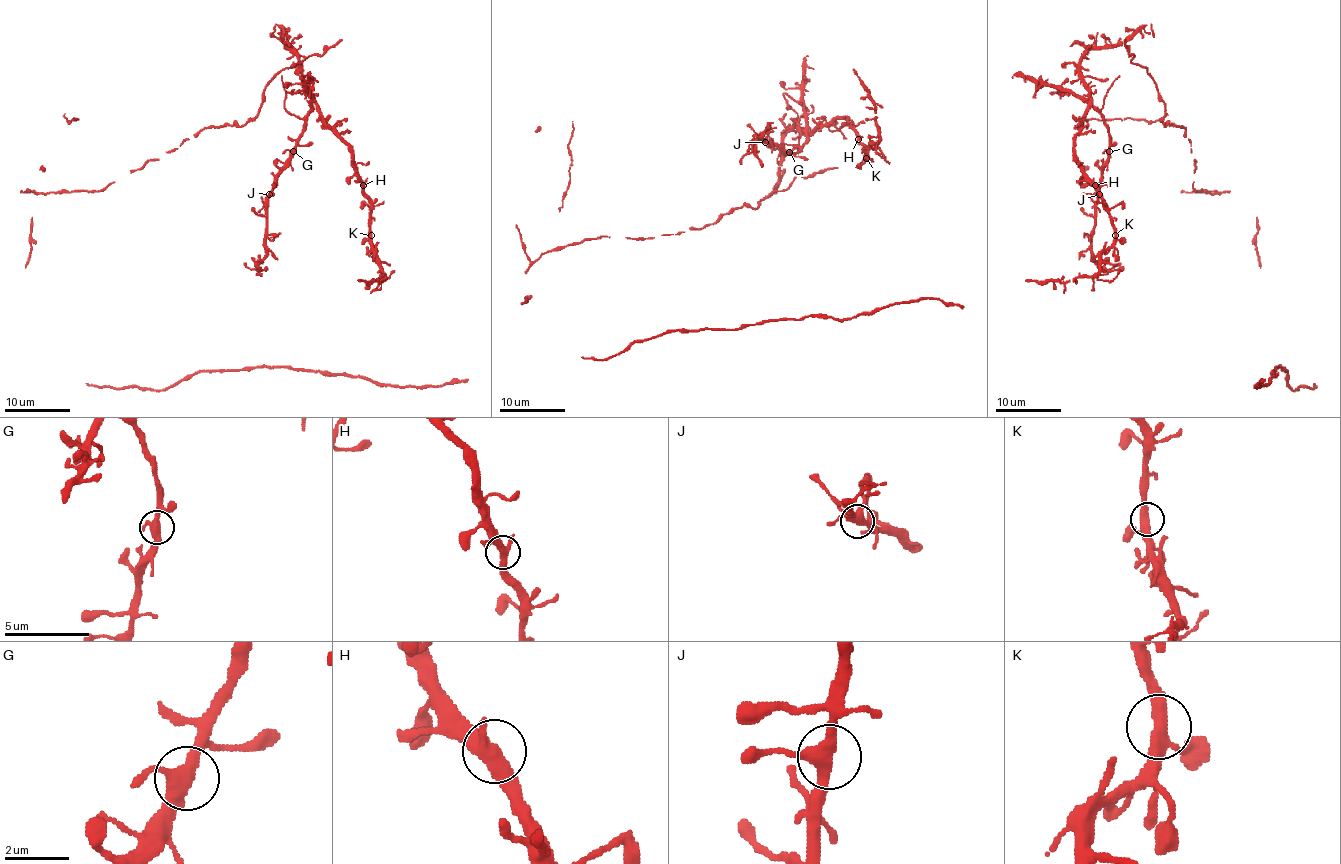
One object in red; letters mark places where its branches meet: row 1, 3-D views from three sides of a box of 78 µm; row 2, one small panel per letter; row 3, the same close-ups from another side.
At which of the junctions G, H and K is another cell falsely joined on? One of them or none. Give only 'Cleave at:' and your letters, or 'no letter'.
Cleave at: no letter

